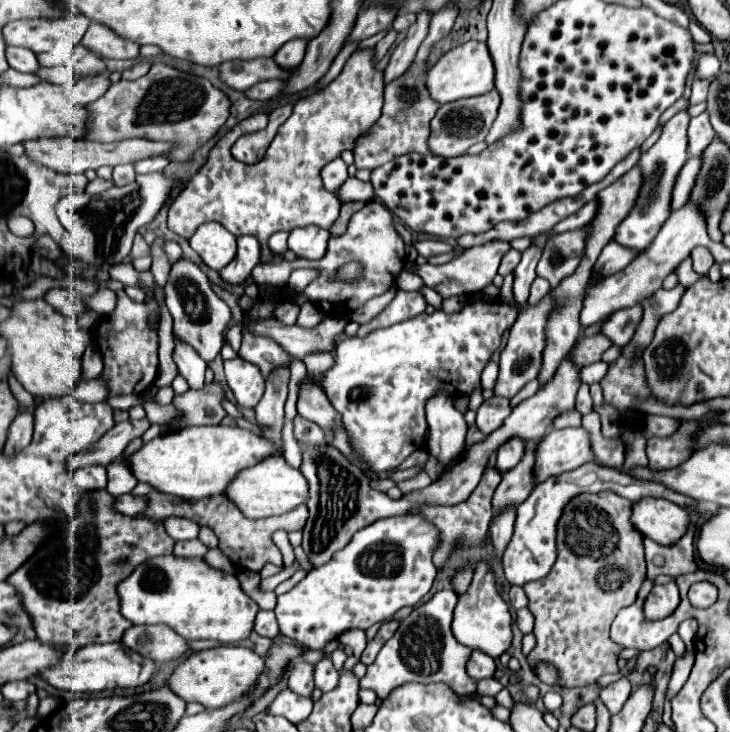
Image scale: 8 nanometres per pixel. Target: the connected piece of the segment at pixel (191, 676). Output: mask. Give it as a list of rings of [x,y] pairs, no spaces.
[[[216,646],[210,650],[192,652],[174,668],[172,676],[166,680],[166,686],[184,702],[198,702],[204,708],[222,708],[238,700],[238,696],[246,694],[254,686],[256,676],[262,674],[262,670],[264,658],[256,652],[242,646]]]

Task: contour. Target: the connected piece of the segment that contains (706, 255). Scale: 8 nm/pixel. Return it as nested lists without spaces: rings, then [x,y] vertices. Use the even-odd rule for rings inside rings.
[[[704,246],[694,248],[694,250],[692,250],[692,260],[694,260],[694,270],[696,270],[696,274],[698,274],[700,278],[708,278],[708,270],[710,270],[712,264],[714,264],[714,258],[712,258],[710,250],[704,248]]]

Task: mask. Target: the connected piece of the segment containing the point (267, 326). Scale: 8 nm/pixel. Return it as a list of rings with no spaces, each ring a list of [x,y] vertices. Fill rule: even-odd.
[[[324,314],[316,328],[302,328],[298,324],[286,326],[280,320],[260,320],[254,324],[258,334],[266,334],[280,342],[280,346],[292,354],[294,358],[302,360],[308,354],[318,352],[334,352],[338,344],[338,336],[346,328],[346,318],[338,314]]]

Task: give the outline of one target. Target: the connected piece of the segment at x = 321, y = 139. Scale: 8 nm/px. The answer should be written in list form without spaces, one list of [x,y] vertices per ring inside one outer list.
[[[372,48],[366,52],[354,52],[348,58],[348,62],[344,64],[344,70],[340,72],[340,76],[330,86],[326,86],[322,92],[308,94],[296,102],[292,116],[280,126],[276,138],[272,140],[272,144],[266,150],[266,156],[262,158],[262,162],[256,162],[256,164],[244,164],[244,162],[236,160],[230,154],[230,148],[240,136],[262,130],[264,114],[242,120],[240,124],[236,124],[232,130],[228,130],[216,142],[216,146],[208,154],[208,162],[190,180],[190,188],[184,188],[180,192],[180,196],[172,202],[172,206],[168,208],[168,228],[188,240],[200,224],[216,220],[234,236],[242,236],[242,234],[256,236],[261,244],[261,263],[278,263],[282,257],[273,254],[268,246],[268,239],[274,232],[292,230],[292,228],[300,228],[300,226],[308,226],[308,224],[314,224],[320,228],[330,228],[334,224],[334,220],[338,218],[340,200],[322,186],[320,170],[328,162],[338,158],[344,150],[354,150],[358,138],[364,136],[374,126],[374,122],[380,118],[380,110],[382,110],[382,90],[384,90],[384,74],[380,70],[376,70],[372,64]]]

